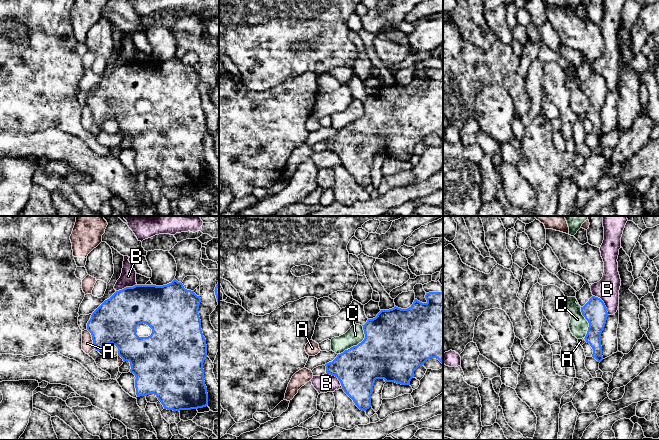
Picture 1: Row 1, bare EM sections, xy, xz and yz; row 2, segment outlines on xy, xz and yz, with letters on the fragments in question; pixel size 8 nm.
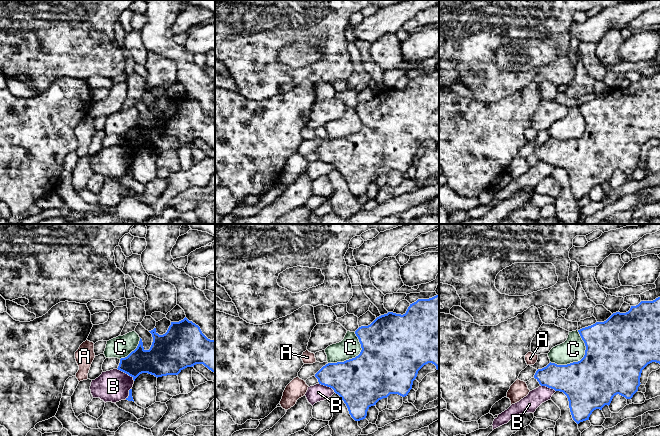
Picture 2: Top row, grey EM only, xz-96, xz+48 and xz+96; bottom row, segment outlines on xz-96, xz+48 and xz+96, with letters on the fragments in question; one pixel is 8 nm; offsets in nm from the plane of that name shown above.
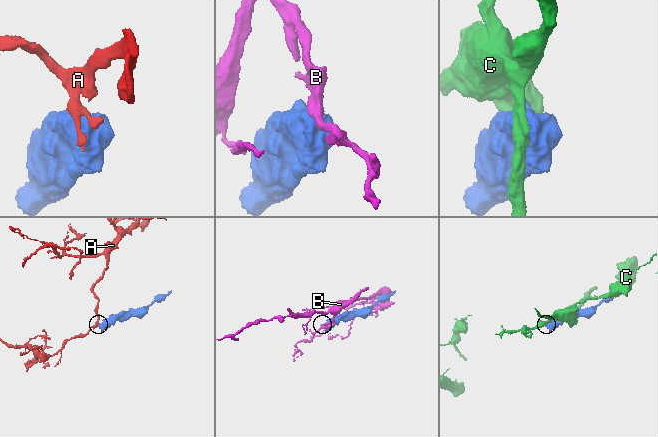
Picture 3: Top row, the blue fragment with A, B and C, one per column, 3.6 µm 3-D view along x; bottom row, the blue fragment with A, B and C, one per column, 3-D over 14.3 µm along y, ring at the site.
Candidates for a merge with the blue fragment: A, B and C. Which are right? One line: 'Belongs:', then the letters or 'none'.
Belongs: none

